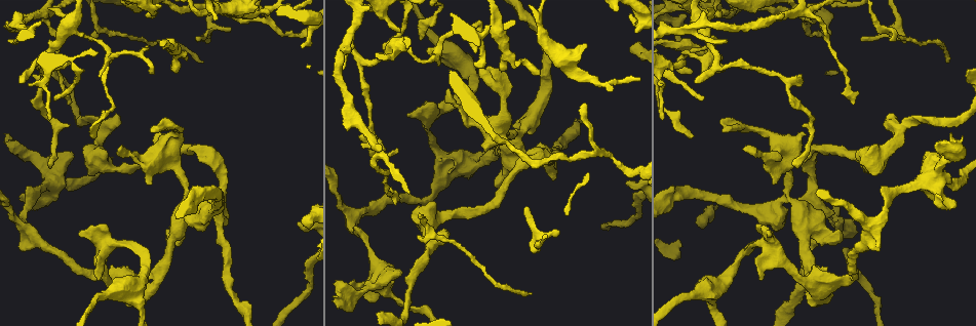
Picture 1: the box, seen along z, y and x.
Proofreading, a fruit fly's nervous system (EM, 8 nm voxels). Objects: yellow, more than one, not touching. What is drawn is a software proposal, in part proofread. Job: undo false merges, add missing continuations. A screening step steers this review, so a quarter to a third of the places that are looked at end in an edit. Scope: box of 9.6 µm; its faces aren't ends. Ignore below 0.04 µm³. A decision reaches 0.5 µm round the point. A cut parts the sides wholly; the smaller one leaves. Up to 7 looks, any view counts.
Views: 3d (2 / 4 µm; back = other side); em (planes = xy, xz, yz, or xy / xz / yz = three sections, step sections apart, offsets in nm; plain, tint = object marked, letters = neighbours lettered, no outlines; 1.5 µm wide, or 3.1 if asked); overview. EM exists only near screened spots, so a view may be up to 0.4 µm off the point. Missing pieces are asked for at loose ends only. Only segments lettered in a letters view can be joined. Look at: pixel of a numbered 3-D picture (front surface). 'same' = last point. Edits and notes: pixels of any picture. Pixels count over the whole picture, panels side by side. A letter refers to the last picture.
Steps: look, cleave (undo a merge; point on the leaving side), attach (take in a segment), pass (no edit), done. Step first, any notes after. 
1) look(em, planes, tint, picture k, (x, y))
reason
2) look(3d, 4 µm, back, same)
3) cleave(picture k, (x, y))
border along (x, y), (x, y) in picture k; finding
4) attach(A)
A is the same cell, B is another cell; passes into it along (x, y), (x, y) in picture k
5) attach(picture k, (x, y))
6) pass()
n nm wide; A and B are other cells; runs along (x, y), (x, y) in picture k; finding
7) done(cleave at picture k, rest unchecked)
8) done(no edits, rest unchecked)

look(em, planes, tint, picture 1, (351, 282))
tapers out

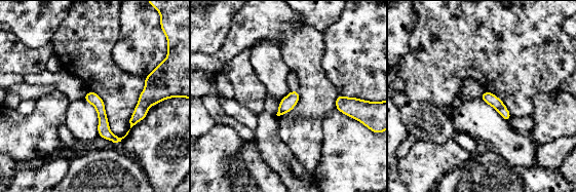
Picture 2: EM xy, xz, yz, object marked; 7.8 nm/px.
look(em, planes, letters, same)

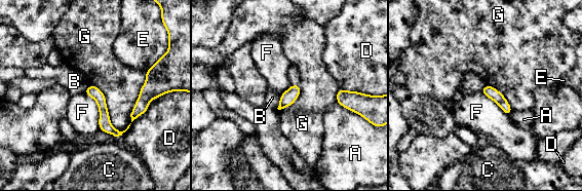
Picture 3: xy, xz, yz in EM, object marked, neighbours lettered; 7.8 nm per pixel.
pass()
90 nm wide; A, B, C, D, E, F and G are other cells; border along (83, 92), (96, 103), (100, 128) in picture 3; none of them fits

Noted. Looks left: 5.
look(3d, 4 µm, picture 1, (379, 139))
tapers out

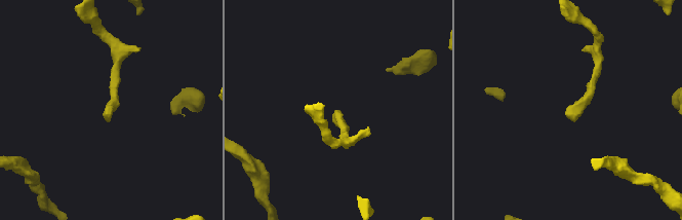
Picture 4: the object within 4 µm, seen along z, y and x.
look(em, planes, letters, picture 4, (568, 116))
need the tissue

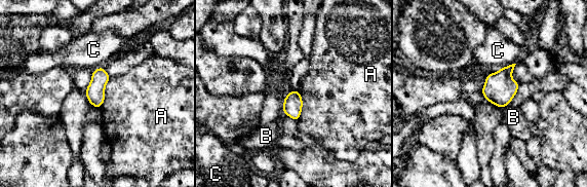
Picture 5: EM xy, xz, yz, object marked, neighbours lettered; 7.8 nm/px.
pass()
150 nm wide; A, B and C are other cells; border along (111, 77), (99, 108) in picture 5; none of them fits

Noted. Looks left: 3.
look(3d, 4 µm, picture 1, (720, 68))
abrupt turn

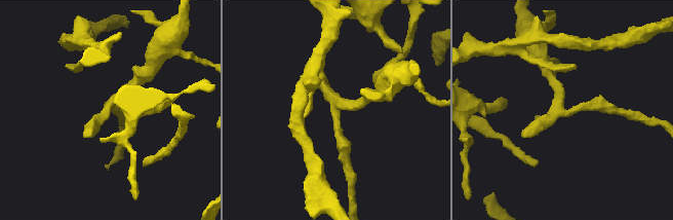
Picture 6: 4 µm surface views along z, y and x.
look(em, planes, plain, picture 6, (105, 111))
need the tissue

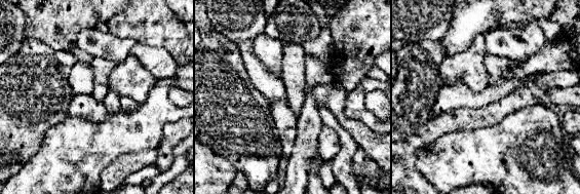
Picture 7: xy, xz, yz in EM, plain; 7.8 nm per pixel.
look(em, planes, letters, same)

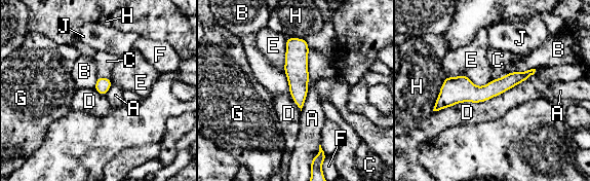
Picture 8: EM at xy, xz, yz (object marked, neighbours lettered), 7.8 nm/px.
pass()
190 nm wide; A, B, C, D, E, F, G, H and J are other cells; border along (445, 76), (492, 80) in picture 8; all the same neuron

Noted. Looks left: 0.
done(no edits, rest unchecked)

